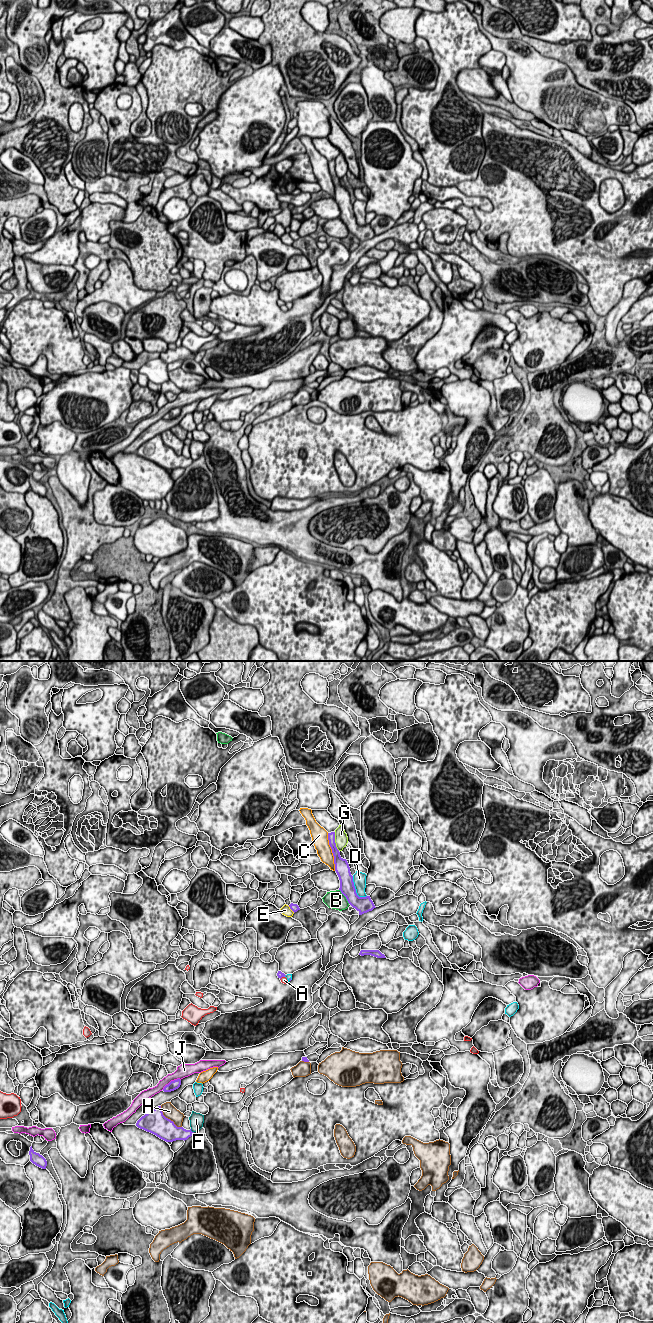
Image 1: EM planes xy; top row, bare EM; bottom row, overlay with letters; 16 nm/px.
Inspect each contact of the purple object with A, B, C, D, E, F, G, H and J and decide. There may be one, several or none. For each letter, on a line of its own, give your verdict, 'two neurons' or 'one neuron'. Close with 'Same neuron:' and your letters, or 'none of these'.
A: two neurons
B: two neurons
C: two neurons
D: two neurons
E: two neurons
F: two neurons
G: two neurons
H: two neurons
J: two neurons
Same neuron: none of these

